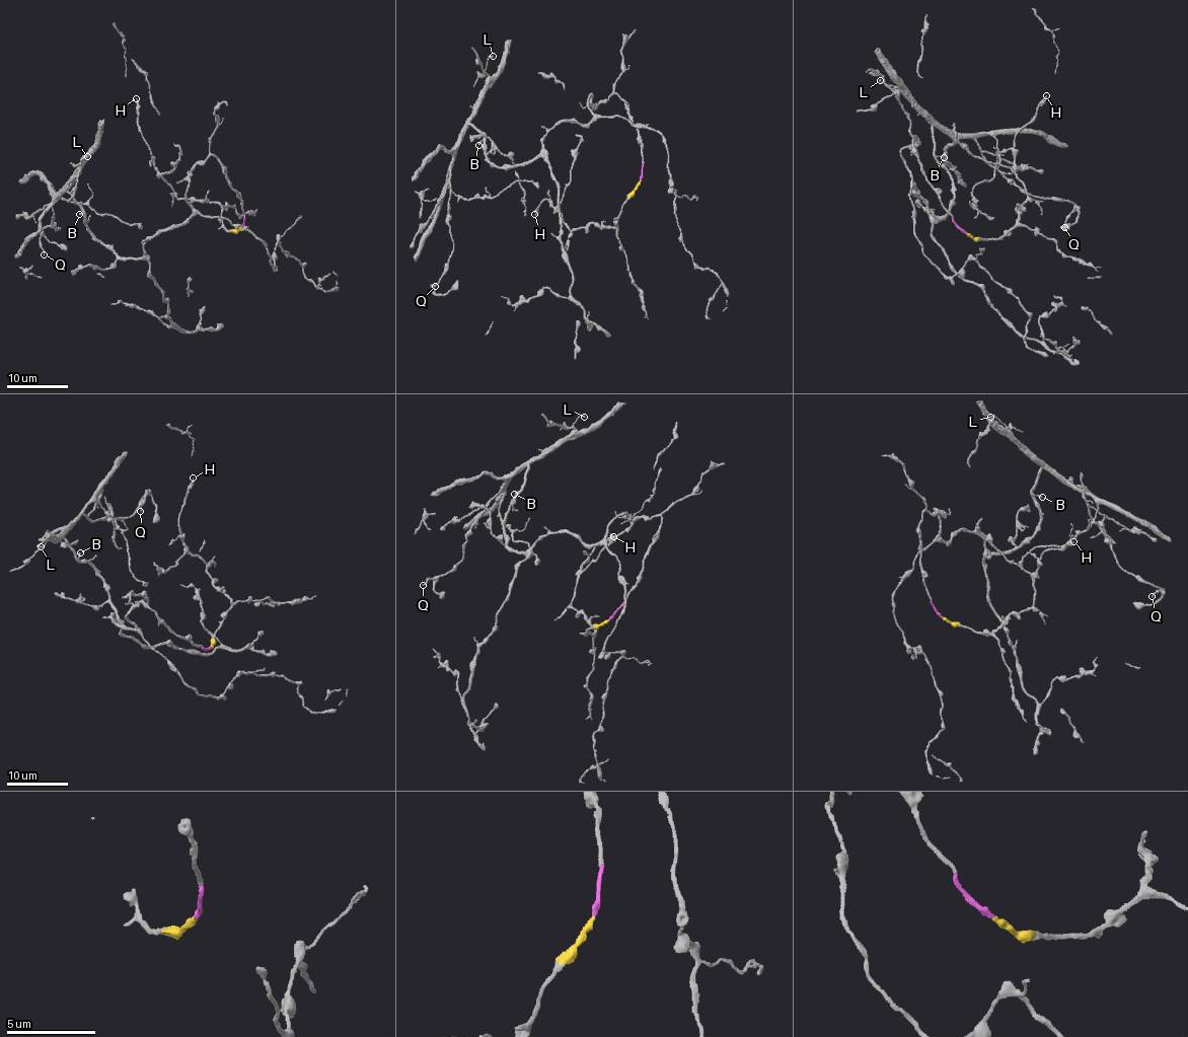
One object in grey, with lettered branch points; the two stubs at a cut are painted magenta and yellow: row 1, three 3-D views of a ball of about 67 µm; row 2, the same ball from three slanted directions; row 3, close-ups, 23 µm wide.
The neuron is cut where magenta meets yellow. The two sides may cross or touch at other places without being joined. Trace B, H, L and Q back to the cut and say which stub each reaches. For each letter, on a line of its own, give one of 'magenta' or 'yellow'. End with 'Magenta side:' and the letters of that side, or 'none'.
B: magenta
H: yellow
L: magenta
Q: magenta
Magenta side: B, L, Q

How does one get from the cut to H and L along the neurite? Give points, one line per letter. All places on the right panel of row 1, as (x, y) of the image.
H: (965, 232), (991, 239), (1018, 221), (1018, 208), (1027, 198), (1014, 164), (1015, 137), (1045, 95)
L: (965, 232), (909, 131), (911, 193), (940, 218), (954, 199), (931, 115), (879, 80)

